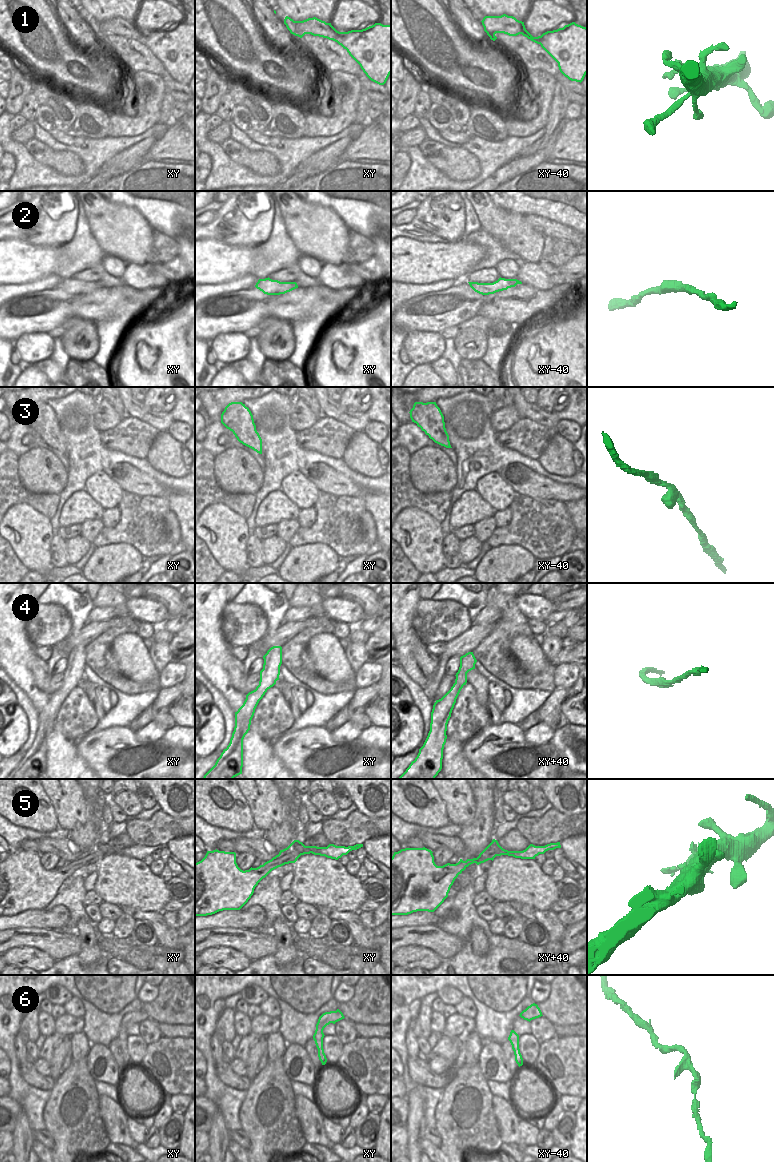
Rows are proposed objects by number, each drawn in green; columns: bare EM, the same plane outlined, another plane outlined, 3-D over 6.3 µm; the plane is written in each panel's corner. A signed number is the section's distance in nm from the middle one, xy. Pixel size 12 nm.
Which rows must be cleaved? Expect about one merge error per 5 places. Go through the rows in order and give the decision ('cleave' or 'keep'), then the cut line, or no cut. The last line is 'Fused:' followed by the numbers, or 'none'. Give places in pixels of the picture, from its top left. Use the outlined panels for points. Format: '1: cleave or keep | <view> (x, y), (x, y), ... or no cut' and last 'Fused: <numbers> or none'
1: cleave | xy (336, 30), (336, 34), (331, 39)
2: keep | no cut
3: keep | no cut
4: keep | no cut
5: cleave | xy (307, 846), (311, 852)
6: keep | no cut
Fused: 1, 5

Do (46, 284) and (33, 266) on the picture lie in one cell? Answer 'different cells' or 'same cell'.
different cells

